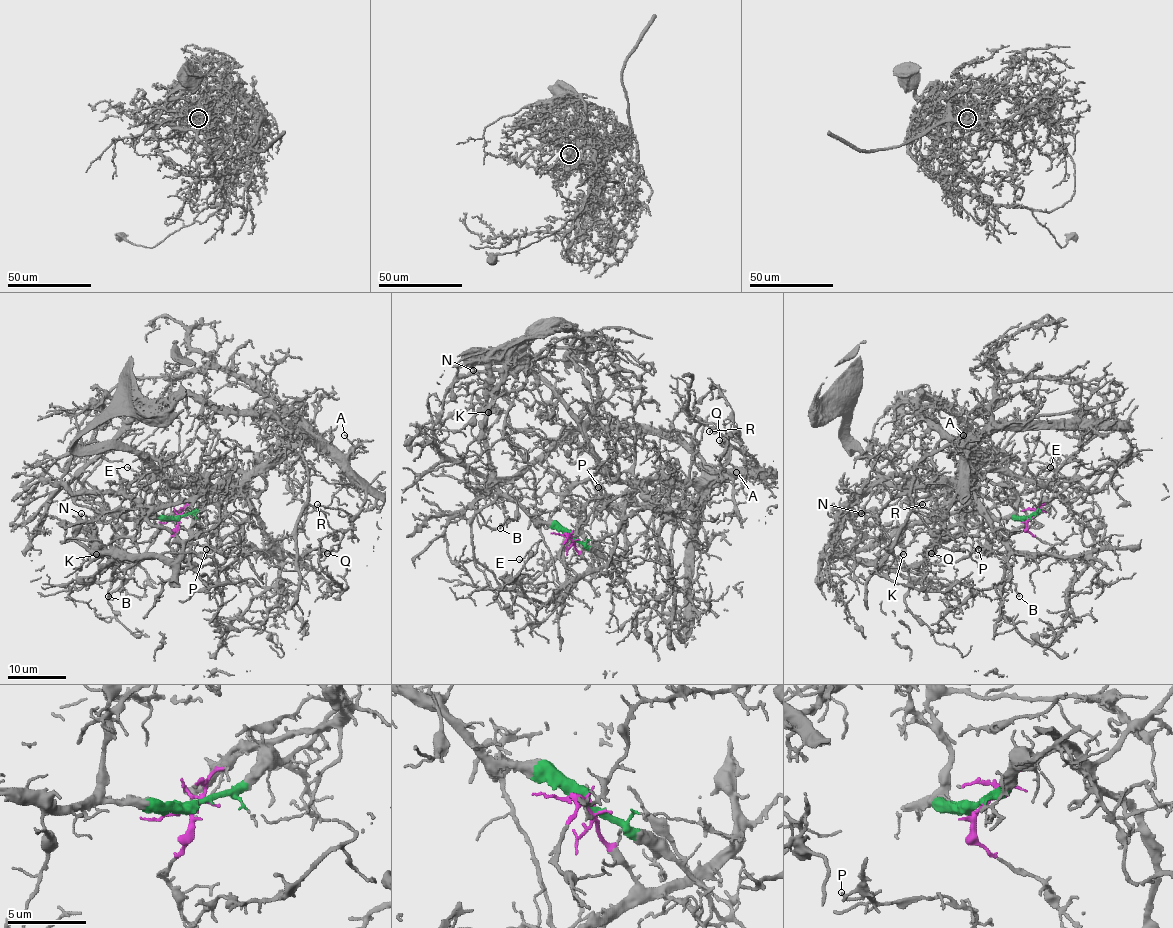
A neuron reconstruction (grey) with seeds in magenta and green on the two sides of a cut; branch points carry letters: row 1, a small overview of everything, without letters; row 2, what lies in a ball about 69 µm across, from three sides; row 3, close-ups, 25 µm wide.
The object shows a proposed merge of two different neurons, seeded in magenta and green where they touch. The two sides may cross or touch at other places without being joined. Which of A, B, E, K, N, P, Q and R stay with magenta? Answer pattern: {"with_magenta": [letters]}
{"with_magenta": ["A", "P", "Q", "R"]}

